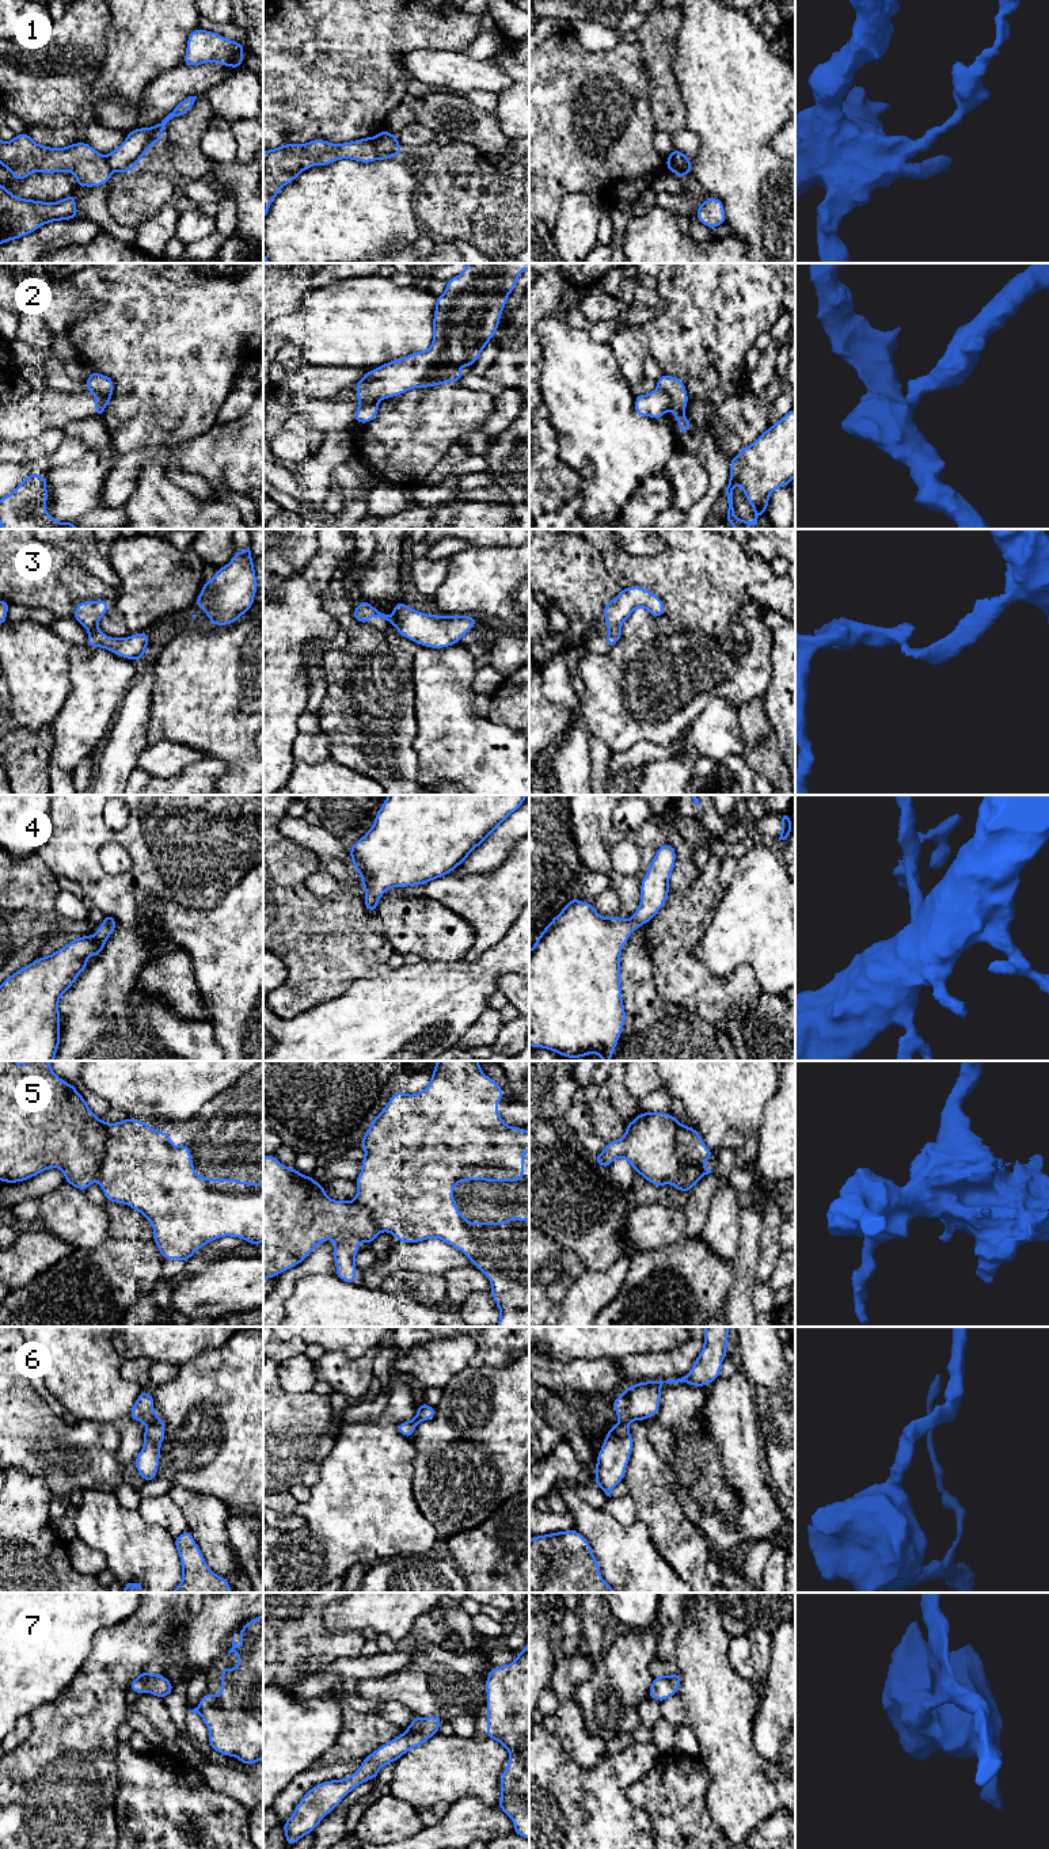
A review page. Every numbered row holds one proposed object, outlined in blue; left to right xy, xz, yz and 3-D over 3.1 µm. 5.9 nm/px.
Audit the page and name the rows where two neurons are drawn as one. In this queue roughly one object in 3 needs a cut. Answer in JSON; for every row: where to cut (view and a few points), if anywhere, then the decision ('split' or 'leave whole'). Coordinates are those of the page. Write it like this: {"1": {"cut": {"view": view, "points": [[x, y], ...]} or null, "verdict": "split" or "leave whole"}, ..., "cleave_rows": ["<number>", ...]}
{"1": {"cut": {"view": "xz", "points": [[373, 137], [377, 159]]}, "verdict": "split"}, "2": {"cut": {"view": "yz", "points": [[657, 388], [661, 388], [668, 395], [671, 407]]}, "verdict": "split"}, "3": {"cut": null, "verdict": "leave whole"}, "4": {"cut": null, "verdict": "leave whole"}, "5": {"cut": {"view": "yz", "points": [[676, 1121], [677, 1159], [681, 1163], [694, 1163], [702, 1176]]}, "verdict": "split"}, "6": {"cut": null, "verdict": "leave whole"}, "7": {"cut": null, "verdict": "leave whole"}, "cleave_rows": ["1", "2", "5"]}

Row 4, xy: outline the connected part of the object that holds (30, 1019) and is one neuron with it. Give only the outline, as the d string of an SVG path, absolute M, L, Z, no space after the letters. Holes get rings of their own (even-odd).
M111 914L104 916L92 936L81 936L49 956L41 956L11 974L0 985L0 1061L54 1061L60 1047L61 1015L58 1001L87 969L87 959L100 955L106 940L117 925Z

